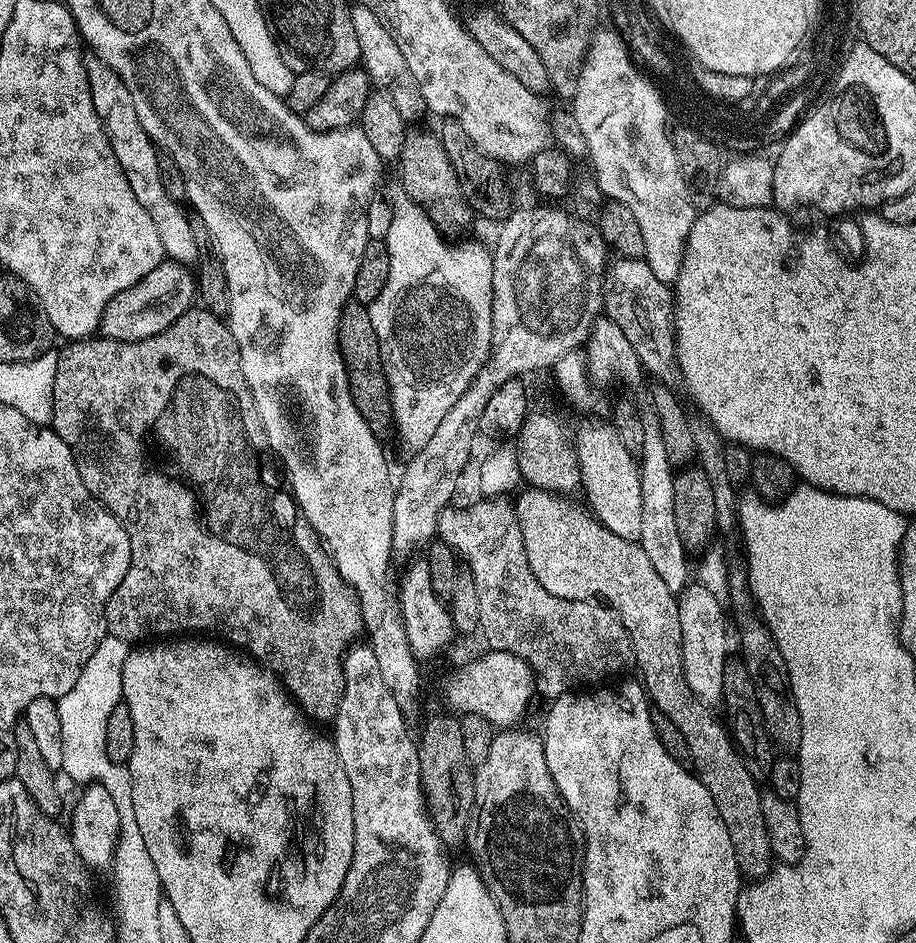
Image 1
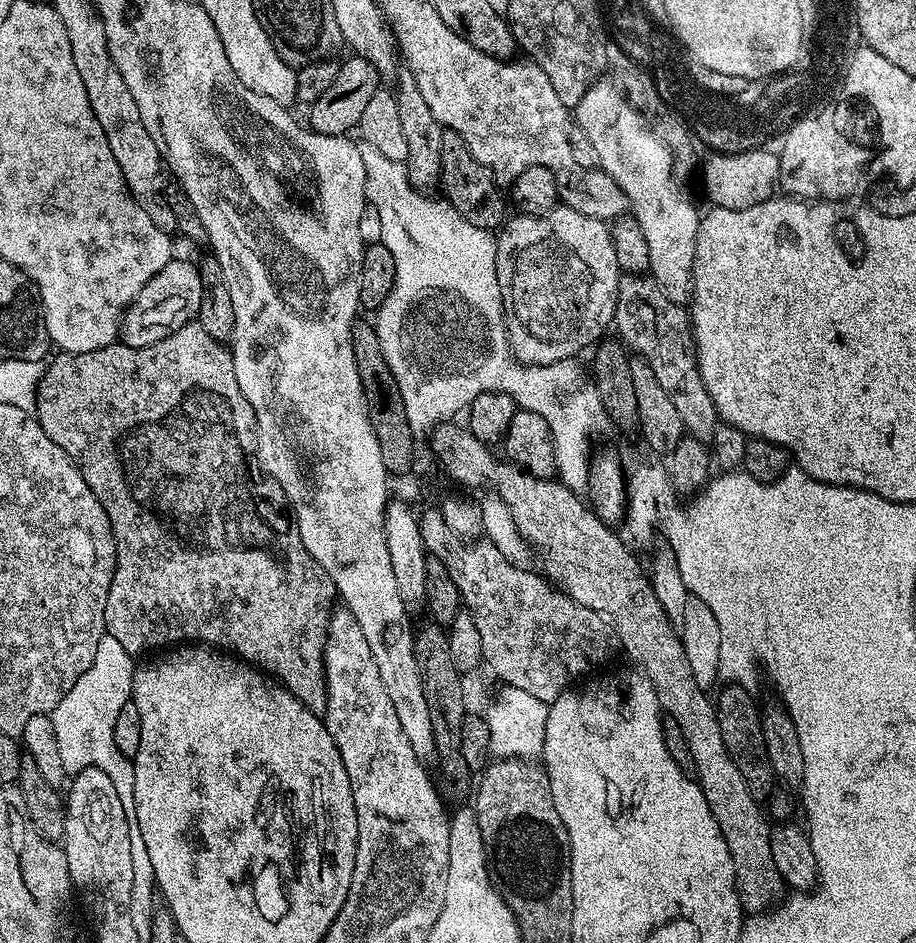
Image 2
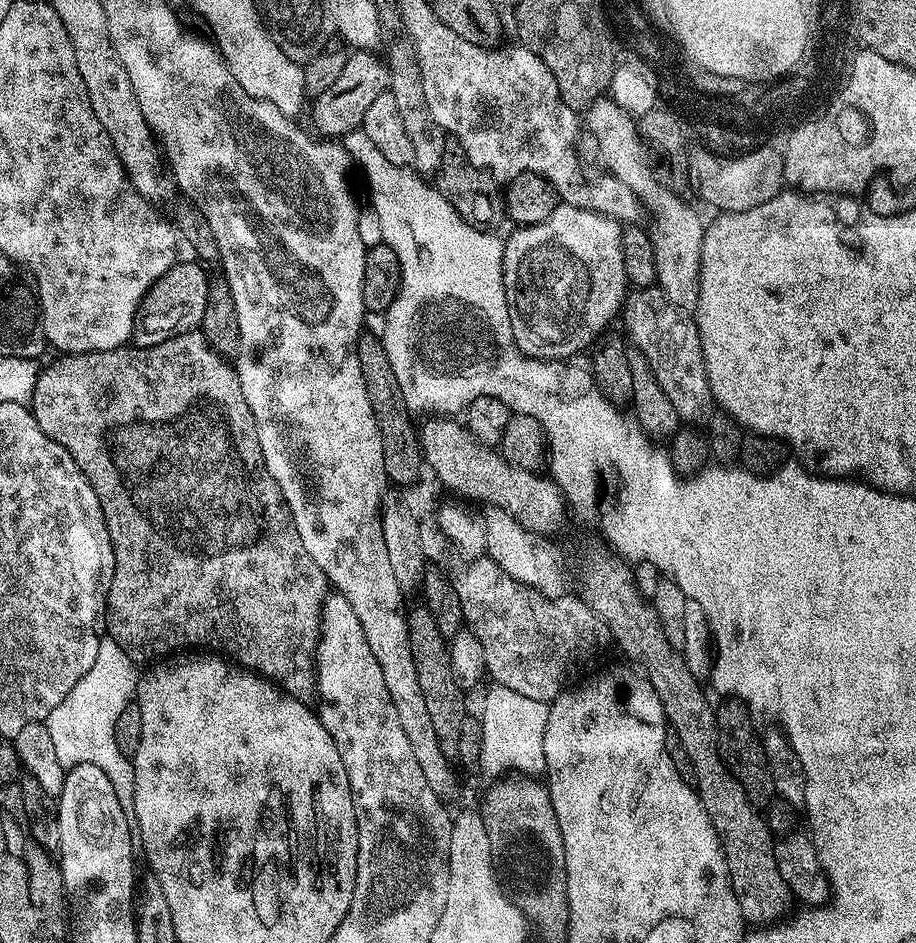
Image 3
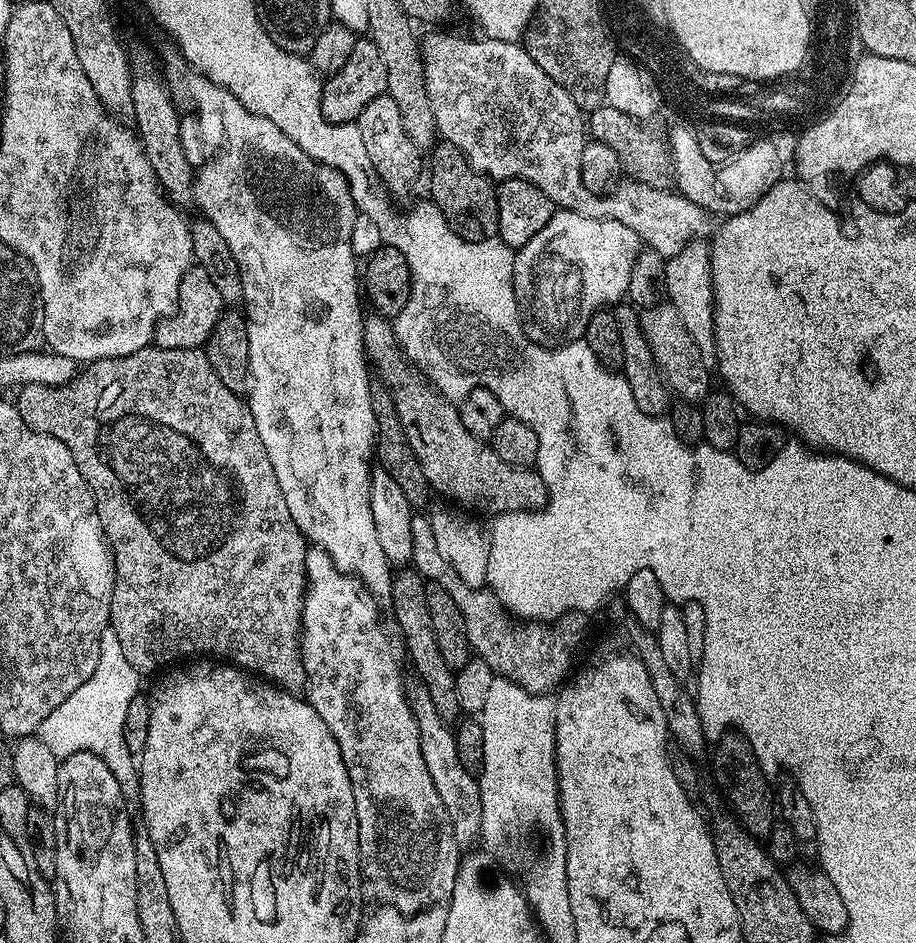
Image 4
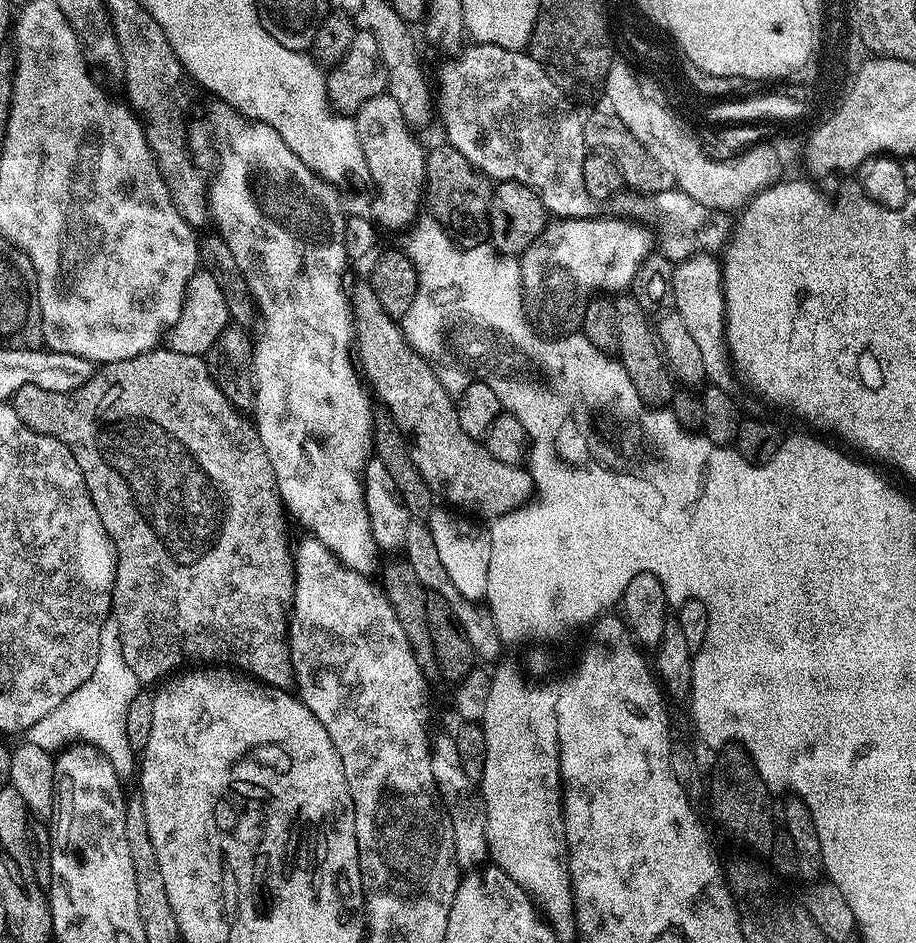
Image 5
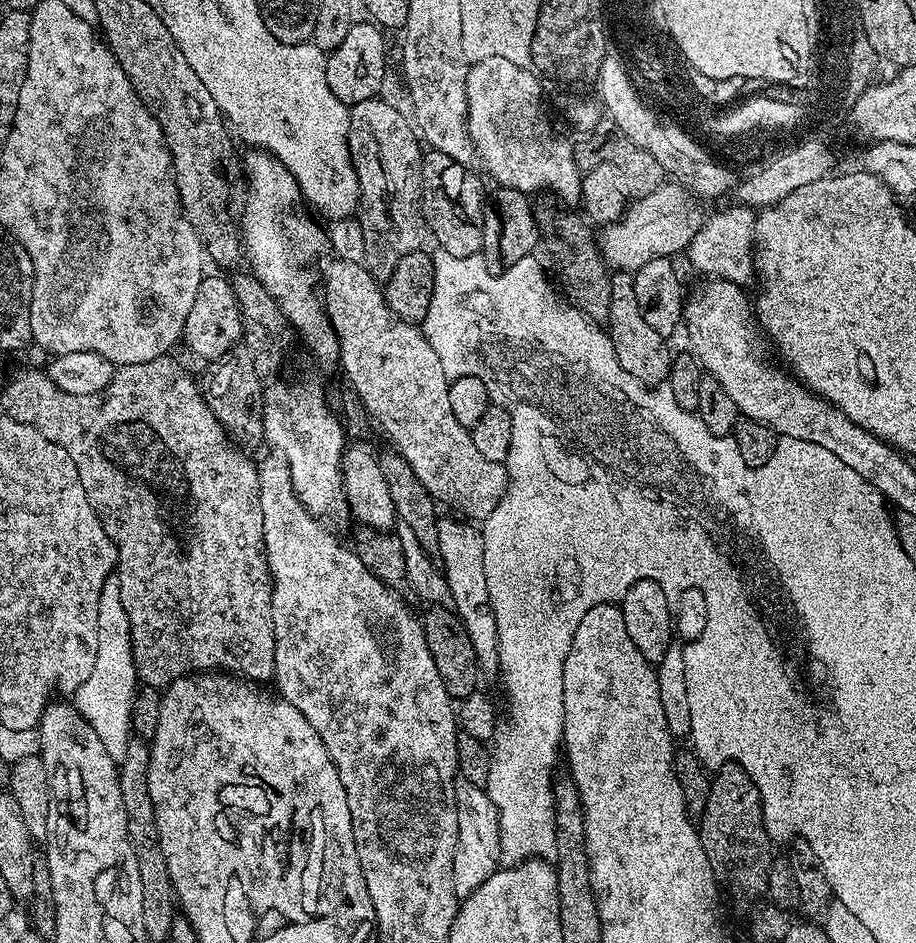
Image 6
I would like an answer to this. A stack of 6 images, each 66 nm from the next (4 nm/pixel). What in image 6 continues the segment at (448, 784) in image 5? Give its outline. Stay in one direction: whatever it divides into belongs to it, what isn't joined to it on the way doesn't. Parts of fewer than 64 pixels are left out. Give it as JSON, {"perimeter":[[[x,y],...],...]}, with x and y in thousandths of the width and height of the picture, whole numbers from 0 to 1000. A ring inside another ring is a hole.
{"perimeter":[[[499,826],[496,834],[496,850],[500,859],[500,884],[498,885],[498,905],[496,906],[496,944],[499,951],[517,948],[535,927],[547,919],[546,915],[546,877],[544,859],[535,850],[528,836],[517,834],[517,829]]]}

